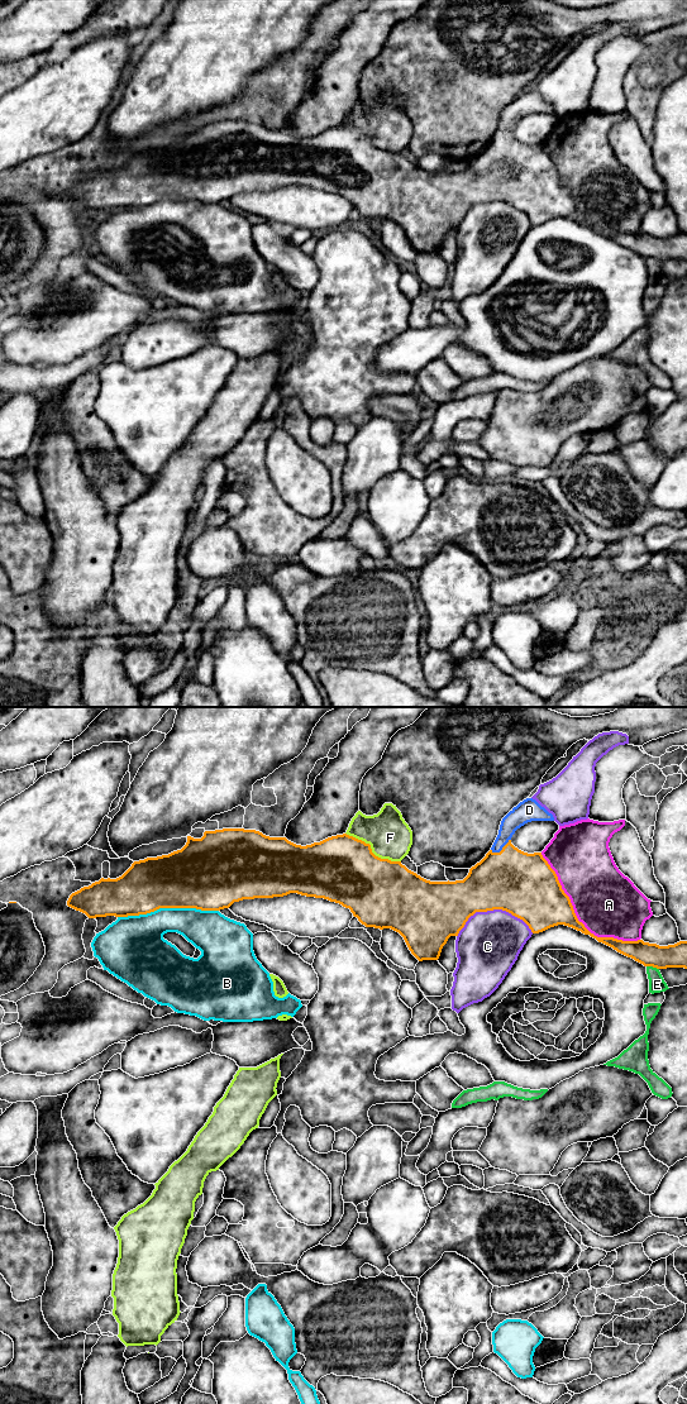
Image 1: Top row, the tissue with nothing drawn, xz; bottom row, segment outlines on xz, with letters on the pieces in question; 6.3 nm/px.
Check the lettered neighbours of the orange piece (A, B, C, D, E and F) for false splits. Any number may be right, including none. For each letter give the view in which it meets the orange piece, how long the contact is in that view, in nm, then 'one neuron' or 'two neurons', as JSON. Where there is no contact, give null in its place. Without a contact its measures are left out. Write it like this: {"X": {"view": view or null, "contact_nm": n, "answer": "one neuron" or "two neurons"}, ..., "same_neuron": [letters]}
{"A": {"view": "xz", "contact_nm": 850, "answer": "two neurons"}, "B": {"view": "xz", "contact_nm": 650, "answer": "two neurons"}, "C": {"view": "xz", "contact_nm": 480, "answer": "two neurons"}, "D": {"view": "xz", "contact_nm": 150, "answer": "one neuron"}, "E": {"view": "xz", "contact_nm": 80, "answer": "two neurons"}, "F": {"view": "xz", "contact_nm": 400, "answer": "two neurons"}, "same_neuron": ["D"]}

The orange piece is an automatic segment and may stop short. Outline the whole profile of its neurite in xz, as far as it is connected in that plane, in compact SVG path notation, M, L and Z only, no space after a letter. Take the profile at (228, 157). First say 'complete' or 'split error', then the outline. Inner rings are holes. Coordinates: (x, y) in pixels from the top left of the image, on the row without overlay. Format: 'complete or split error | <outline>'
split error | M526 90L514 99L501 113L498 126L486 148L469 161L463 172L430 173L409 162L401 153L381 151L372 144L371 137L347 125L328 129L320 134L301 138L286 129L269 129L256 121L223 120L205 123L201 130L187 128L186 137L177 143L157 149L134 153L132 158L116 171L104 171L72 185L67 197L85 205L89 210L128 209L154 204L159 200L196 200L201 202L220 202L229 200L234 194L254 190L283 188L297 185L306 188L324 190L349 200L354 209L366 219L391 220L399 224L411 245L419 252L438 252L443 238L450 228L458 228L466 214L476 204L502 201L523 211L533 225L550 219L564 216L590 226L617 244L634 250L644 258L657 261L687 261L687 233L659 238L657 235L622 233L614 229L597 229L578 212L569 188L562 181L555 163L550 159L542 144L528 145L511 135L517 120L531 113L554 113L552 105L535 91Z

